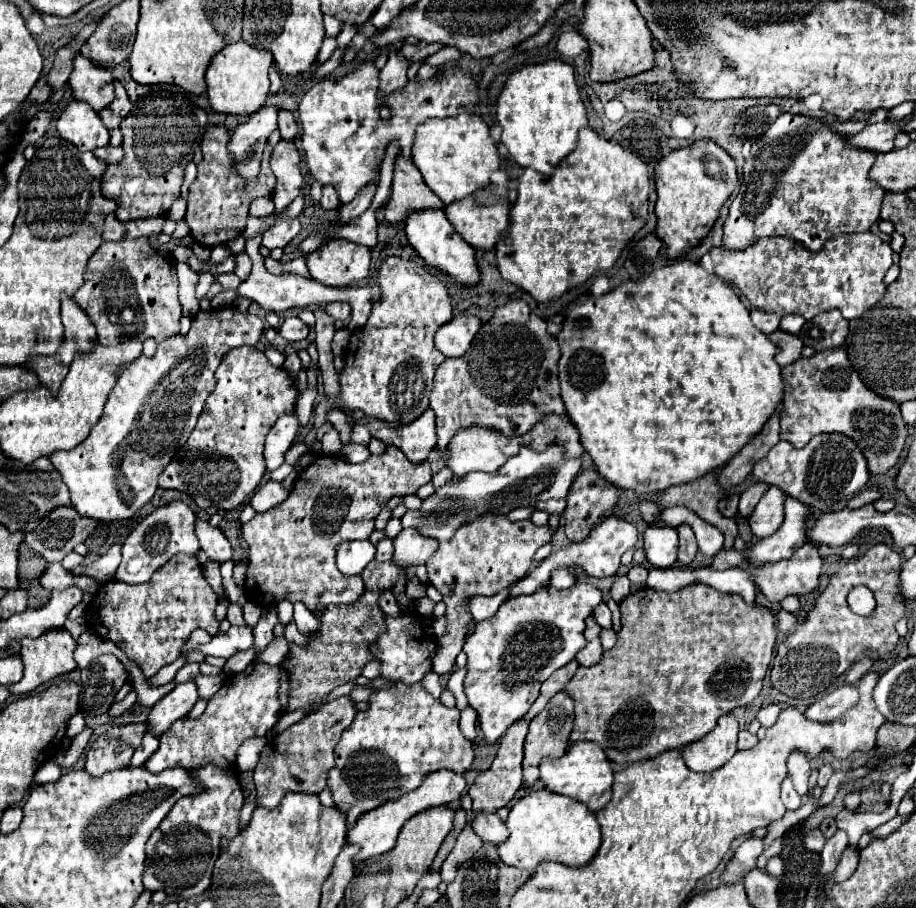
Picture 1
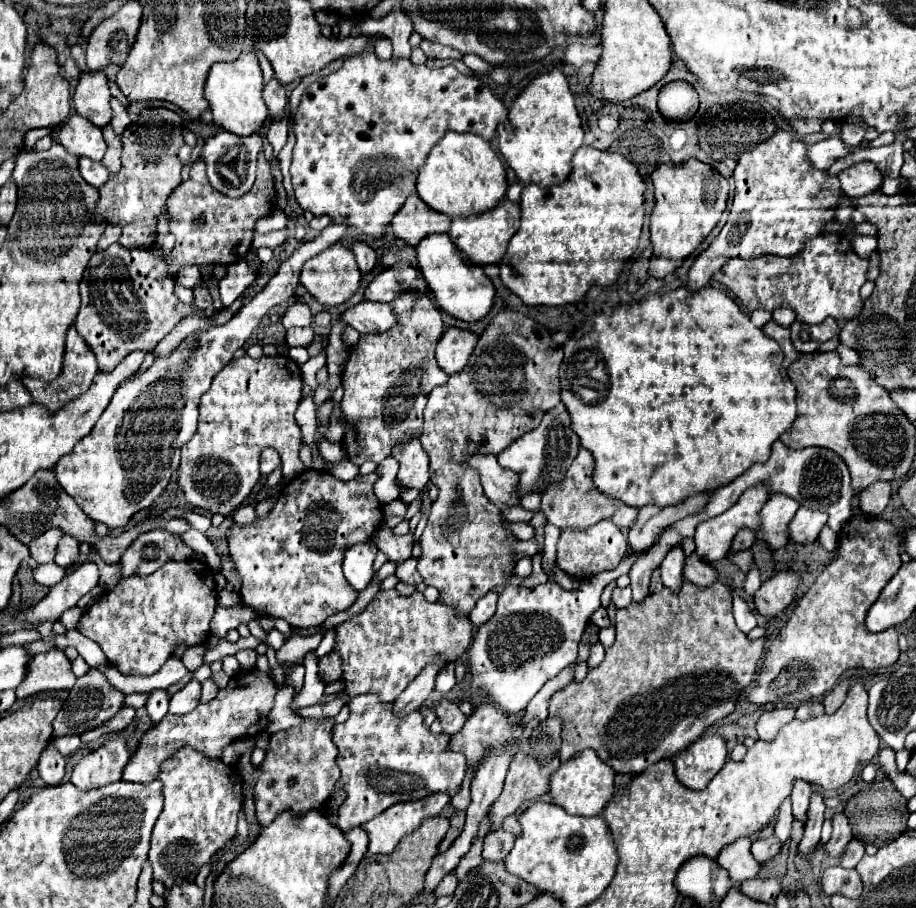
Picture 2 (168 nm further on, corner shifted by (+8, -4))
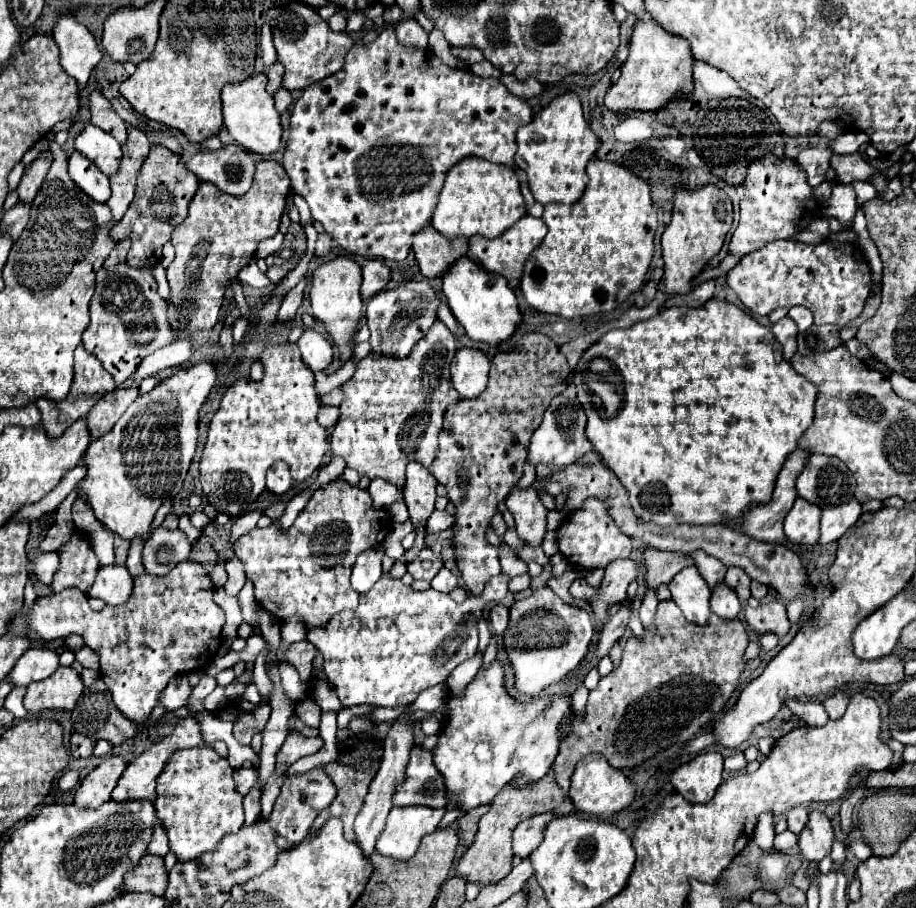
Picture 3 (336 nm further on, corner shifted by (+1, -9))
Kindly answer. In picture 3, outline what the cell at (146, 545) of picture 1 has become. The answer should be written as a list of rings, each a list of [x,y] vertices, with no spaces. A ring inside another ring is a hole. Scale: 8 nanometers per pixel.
[[[155,529],[151,539],[143,547],[143,565],[145,573],[151,575],[167,575],[177,563],[189,557],[191,545],[183,531],[175,529]]]

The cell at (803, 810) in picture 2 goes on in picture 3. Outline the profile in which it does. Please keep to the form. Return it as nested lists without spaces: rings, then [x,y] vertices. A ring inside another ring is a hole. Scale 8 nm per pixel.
[[[811,811],[809,821],[799,833],[799,849],[801,855],[807,861],[821,861],[829,851],[833,843],[833,827],[831,821],[825,813],[821,811]]]

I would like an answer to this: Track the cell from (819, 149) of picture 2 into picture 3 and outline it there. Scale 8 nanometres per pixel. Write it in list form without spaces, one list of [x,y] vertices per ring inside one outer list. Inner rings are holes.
[[[821,145],[821,147],[811,147],[811,149],[803,149],[797,155],[799,165],[803,165],[803,169],[807,171],[807,181],[813,187],[819,187],[825,181],[825,173],[831,167],[831,157],[833,157],[833,149],[829,145]]]

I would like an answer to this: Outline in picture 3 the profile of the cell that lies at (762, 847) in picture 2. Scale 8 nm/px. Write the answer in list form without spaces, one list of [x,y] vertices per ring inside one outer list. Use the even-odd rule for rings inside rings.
[[[789,829],[787,831],[783,831],[783,833],[779,833],[779,835],[775,835],[775,851],[789,851],[793,845],[797,845],[797,835],[795,833],[791,833]]]

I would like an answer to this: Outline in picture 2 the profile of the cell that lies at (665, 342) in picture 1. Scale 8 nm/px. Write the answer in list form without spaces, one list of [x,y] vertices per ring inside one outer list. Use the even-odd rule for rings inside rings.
[[[682,286],[678,290],[664,292],[664,294],[654,292],[646,300],[632,306],[618,306],[612,316],[606,316],[602,312],[592,314],[580,328],[576,328],[572,338],[564,344],[564,362],[560,366],[562,402],[570,412],[572,430],[580,436],[582,446],[590,450],[596,460],[594,482],[602,494],[616,498],[626,506],[634,506],[634,508],[642,508],[648,504],[664,508],[664,506],[678,504],[688,496],[718,490],[724,484],[730,484],[732,480],[742,476],[752,464],[768,460],[772,444],[784,432],[788,432],[792,422],[796,420],[796,388],[782,370],[784,356],[780,352],[780,344],[764,336],[762,328],[756,328],[750,316],[752,312],[746,313],[740,310],[740,306],[718,288],[708,286],[698,292],[690,292],[686,286]],[[592,376],[606,376],[606,382],[598,382]]]

